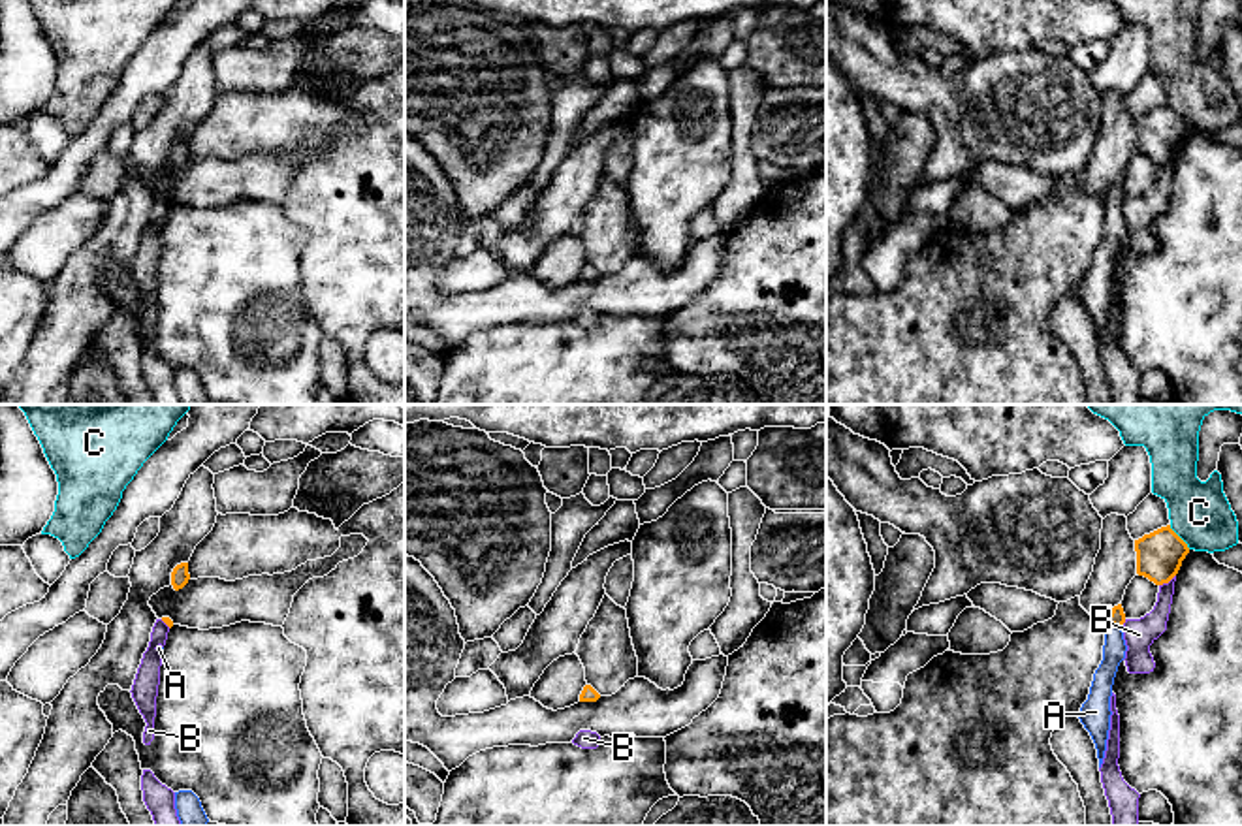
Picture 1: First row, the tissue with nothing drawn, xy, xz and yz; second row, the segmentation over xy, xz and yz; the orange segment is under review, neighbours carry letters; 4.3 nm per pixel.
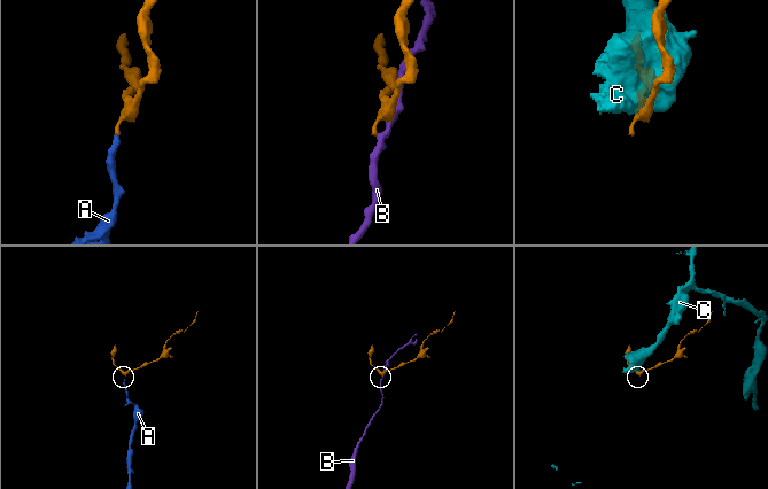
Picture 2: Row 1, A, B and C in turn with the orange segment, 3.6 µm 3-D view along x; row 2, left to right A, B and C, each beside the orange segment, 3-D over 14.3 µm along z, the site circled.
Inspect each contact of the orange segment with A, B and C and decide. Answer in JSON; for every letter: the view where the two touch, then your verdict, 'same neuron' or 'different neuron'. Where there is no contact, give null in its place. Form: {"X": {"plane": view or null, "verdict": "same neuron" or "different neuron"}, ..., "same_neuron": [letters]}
{"A": {"plane": "yz", "verdict": "same neuron"}, "B": {"plane": "yz", "verdict": "different neuron"}, "C": {"plane": "yz", "verdict": "different neuron"}, "same_neuron": ["A"]}

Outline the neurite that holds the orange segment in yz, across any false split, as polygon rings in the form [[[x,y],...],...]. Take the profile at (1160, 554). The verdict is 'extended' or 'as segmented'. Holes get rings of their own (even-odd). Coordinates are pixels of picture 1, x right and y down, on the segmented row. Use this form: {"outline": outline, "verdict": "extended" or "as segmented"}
{"outline": [[[1167,525],[1135,540],[1135,551],[1137,574],[1155,585],[1163,585],[1178,574],[1189,548],[1170,525]]], "verdict": "as segmented"}

